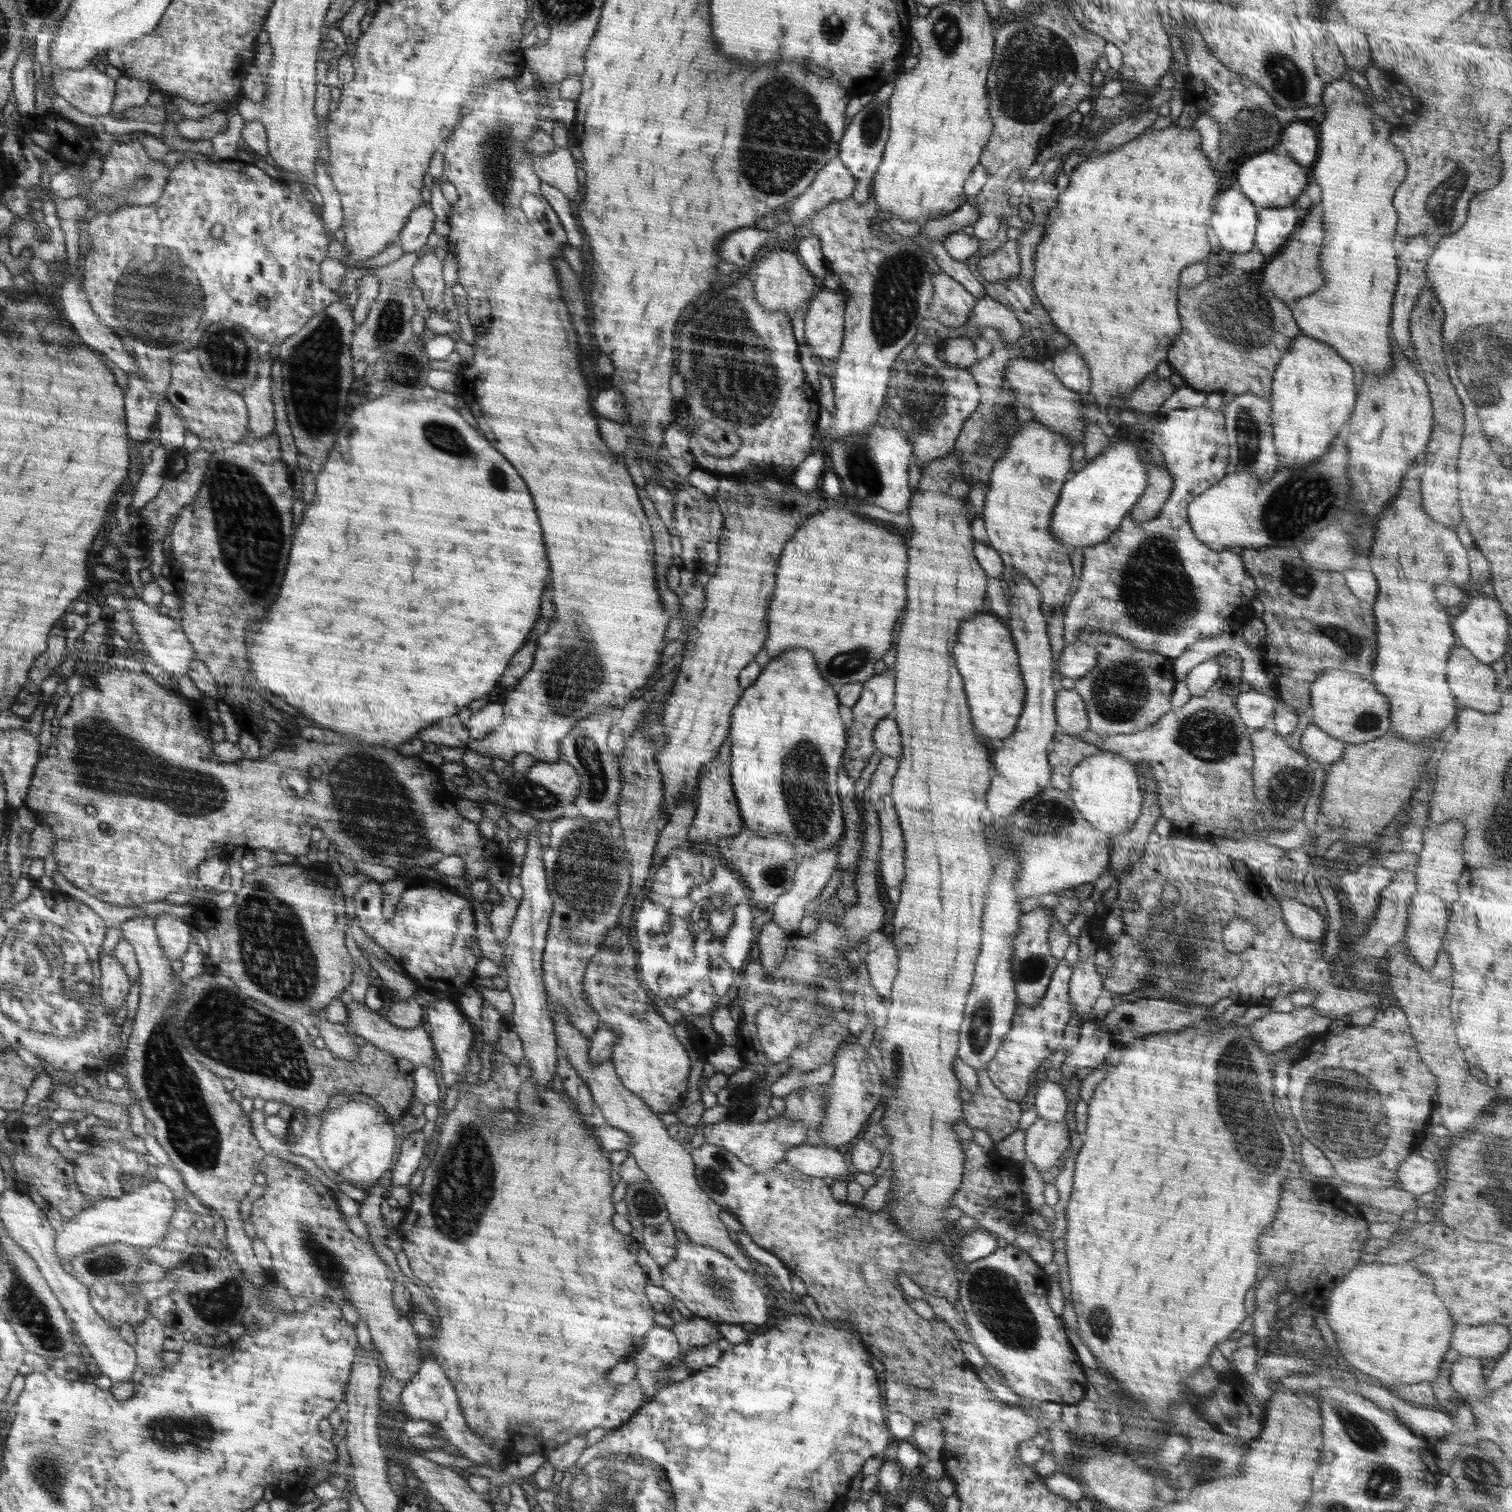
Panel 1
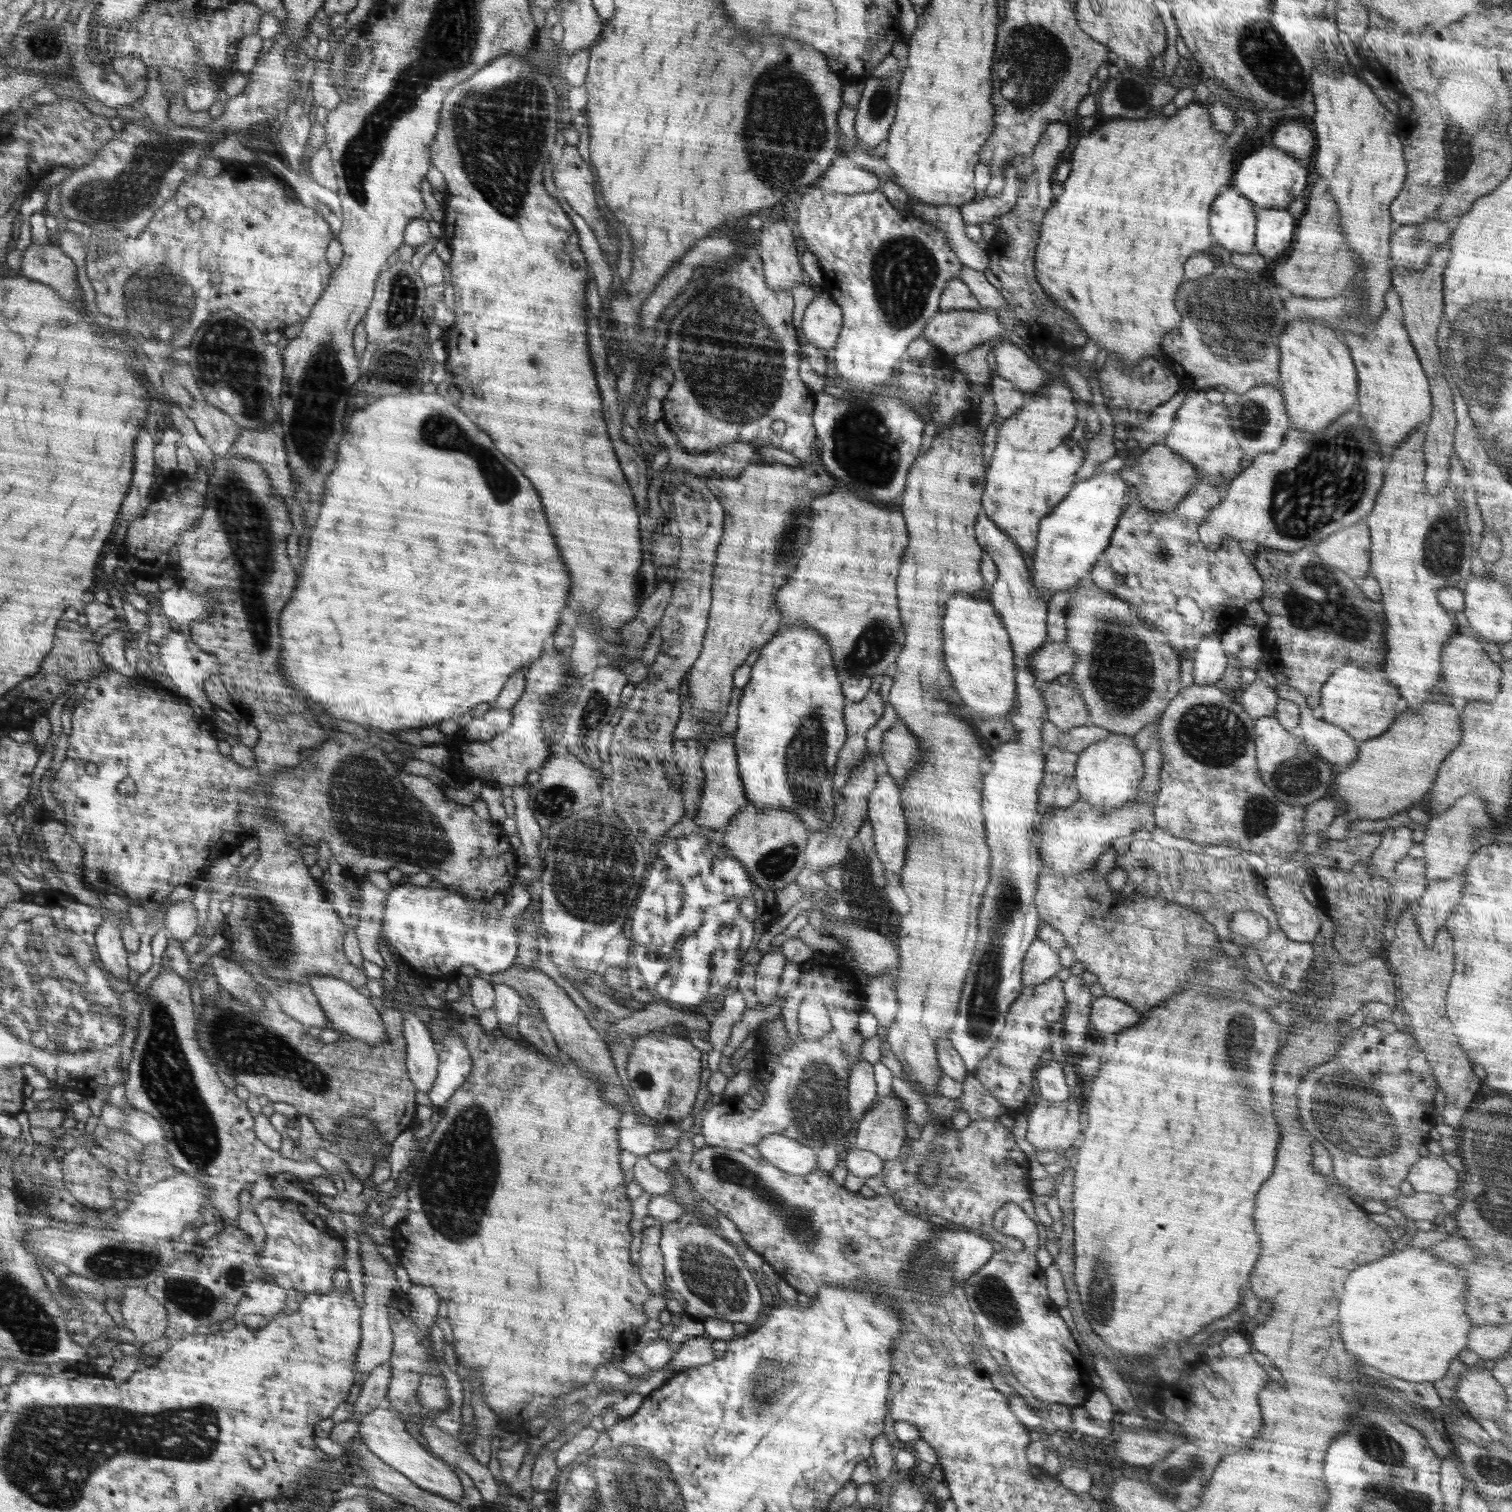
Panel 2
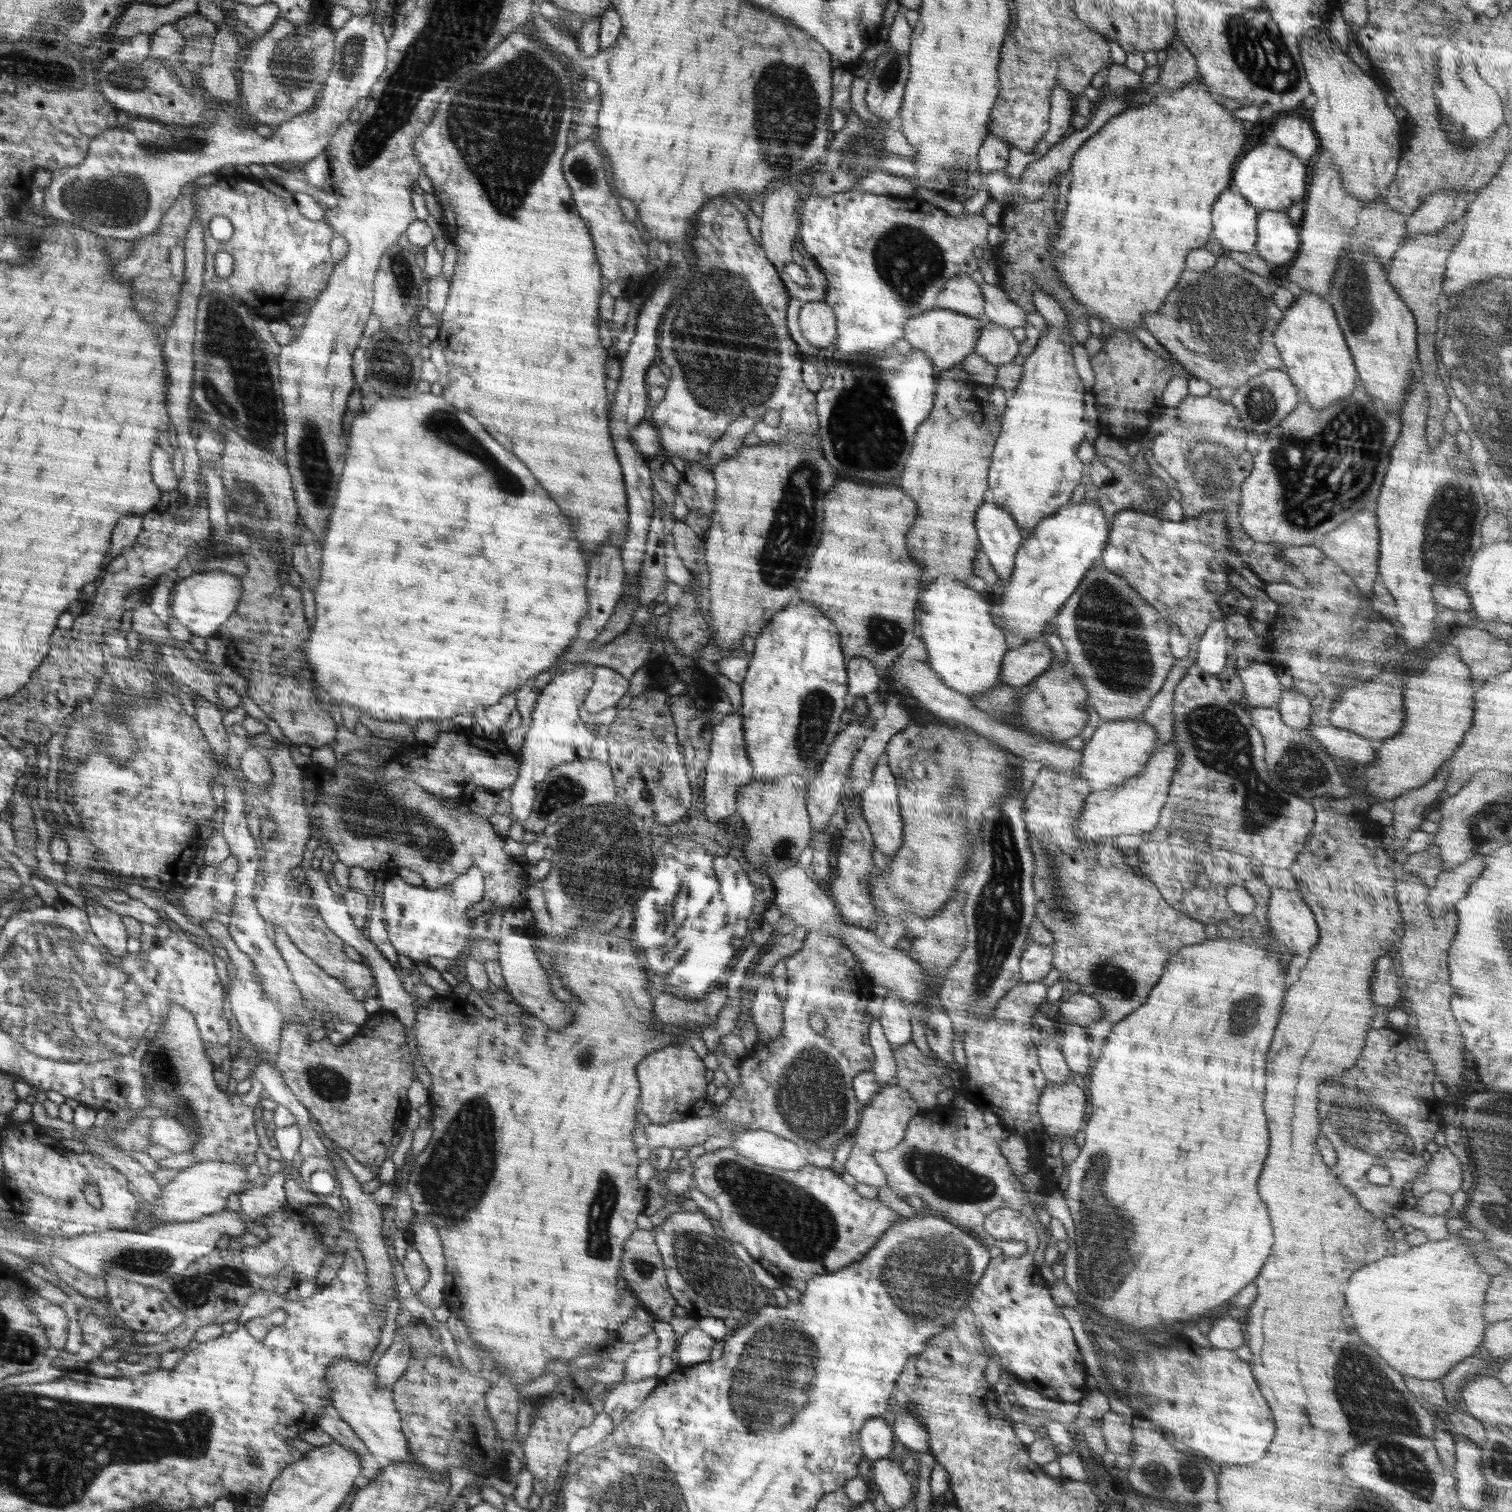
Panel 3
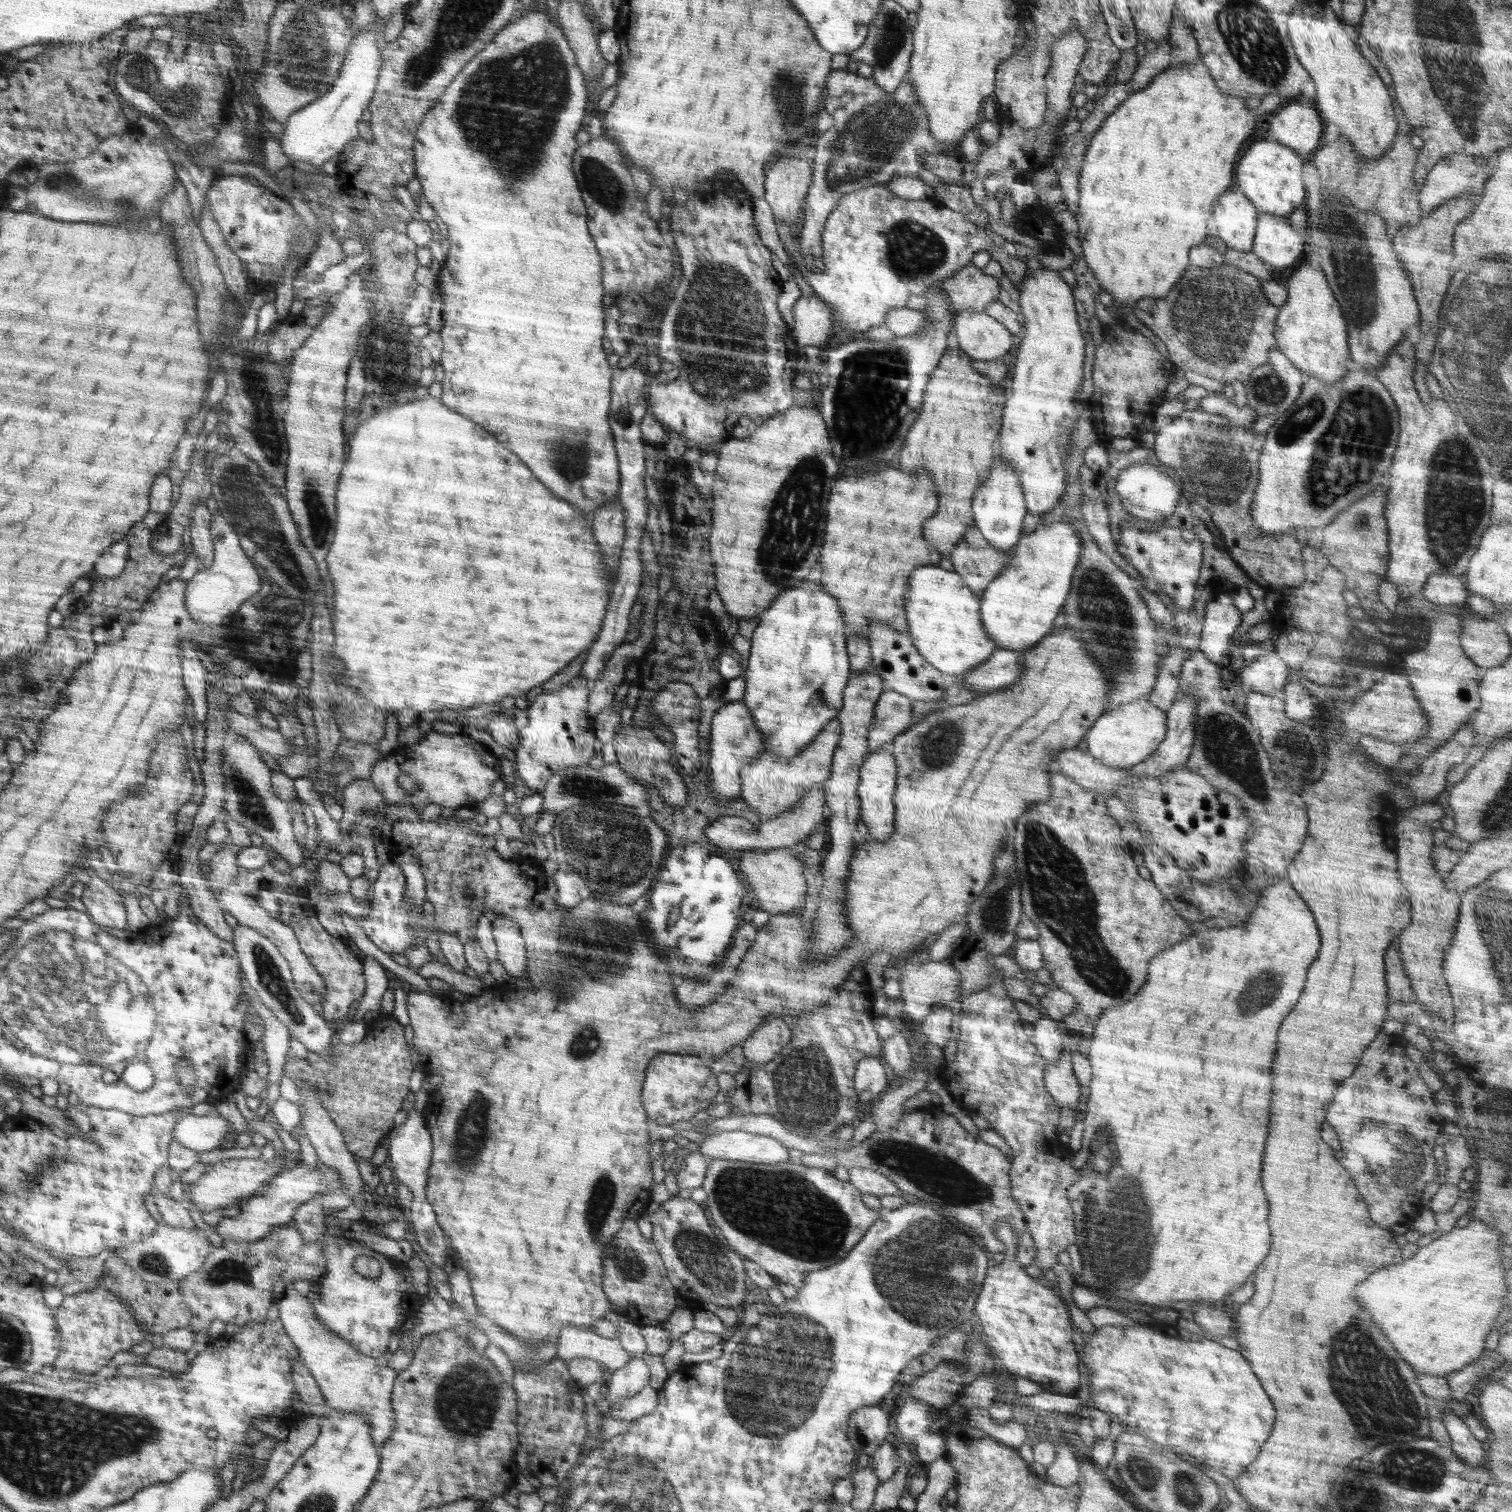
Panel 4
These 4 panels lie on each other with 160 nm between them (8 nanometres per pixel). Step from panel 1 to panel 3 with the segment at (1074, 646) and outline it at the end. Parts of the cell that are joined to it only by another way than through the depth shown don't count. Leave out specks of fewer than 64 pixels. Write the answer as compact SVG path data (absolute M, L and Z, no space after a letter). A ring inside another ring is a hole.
M1037 639L1009 650L1002 659L999 678L1002 684L1024 686L1042 674L1056 658L1044 640Z

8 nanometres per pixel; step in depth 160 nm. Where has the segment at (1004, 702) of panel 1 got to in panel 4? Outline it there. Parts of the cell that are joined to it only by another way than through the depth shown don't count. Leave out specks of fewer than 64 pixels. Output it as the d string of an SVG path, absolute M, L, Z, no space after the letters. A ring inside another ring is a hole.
M920 566L908 580L905 596L905 617L908 632L917 651L935 668L961 678L964 673L987 661L995 652L995 642L986 634L980 618L980 598L966 586L964 579L956 572L936 566Z

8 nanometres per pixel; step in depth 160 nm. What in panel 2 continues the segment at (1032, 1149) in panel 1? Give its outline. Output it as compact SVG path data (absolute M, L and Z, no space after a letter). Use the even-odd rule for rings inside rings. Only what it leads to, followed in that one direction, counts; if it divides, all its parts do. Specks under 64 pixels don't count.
M1068 1097L1057 1103L1038 1099L1027 1118L1026 1140L1040 1150L1054 1150L1060 1155L1081 1140L1085 1119L1080 1113L1083 1099Z

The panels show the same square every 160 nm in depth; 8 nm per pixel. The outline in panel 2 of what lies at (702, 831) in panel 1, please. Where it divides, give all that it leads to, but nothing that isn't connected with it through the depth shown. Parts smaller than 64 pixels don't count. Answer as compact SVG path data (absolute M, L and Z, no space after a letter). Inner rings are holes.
M717 733L706 744L706 750L702 757L705 783L702 790L699 811L693 819L698 826L707 826L710 829L722 830L726 828L734 814L745 809L745 806L749 802L739 775L734 739L730 736L721 736L720 733Z

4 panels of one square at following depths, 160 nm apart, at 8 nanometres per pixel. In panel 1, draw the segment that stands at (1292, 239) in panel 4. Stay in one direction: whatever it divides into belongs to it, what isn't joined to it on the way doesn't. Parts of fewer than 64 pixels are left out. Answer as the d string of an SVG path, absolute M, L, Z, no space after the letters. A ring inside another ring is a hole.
M1294 206L1262 210L1258 214L1256 246L1253 250L1270 256L1270 259L1279 254L1291 235L1297 231L1303 214Z

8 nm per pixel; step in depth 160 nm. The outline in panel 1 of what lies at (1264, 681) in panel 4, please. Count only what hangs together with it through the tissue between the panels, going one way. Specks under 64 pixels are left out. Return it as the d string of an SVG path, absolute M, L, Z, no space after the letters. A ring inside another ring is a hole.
M1251 688L1234 699L1236 710L1248 730L1252 732L1271 726L1276 702L1270 695Z

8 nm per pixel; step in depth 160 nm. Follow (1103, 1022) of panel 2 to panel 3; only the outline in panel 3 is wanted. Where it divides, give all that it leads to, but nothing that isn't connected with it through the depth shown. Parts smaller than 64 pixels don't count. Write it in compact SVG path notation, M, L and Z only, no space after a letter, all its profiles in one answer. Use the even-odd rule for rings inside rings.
M1075 993L1058 1006L1059 1019L1064 1023L1076 1023L1084 1027L1103 1017L1101 1004L1092 996Z

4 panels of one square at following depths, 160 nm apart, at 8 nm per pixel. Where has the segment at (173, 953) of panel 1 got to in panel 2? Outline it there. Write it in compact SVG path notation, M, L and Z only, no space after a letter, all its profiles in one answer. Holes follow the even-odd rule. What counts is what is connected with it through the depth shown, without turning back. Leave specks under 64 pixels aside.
M186 899L168 907L164 926L169 940L186 942L195 936L199 924L193 900Z

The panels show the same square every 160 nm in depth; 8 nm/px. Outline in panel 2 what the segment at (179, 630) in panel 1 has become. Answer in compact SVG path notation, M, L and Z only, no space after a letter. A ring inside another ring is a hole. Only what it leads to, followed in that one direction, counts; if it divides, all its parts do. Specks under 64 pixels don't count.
M169 632L160 647L160 671L164 672L175 684L175 688L180 695L184 696L189 706L198 715L206 715L211 718L215 714L213 705L209 702L204 690L204 681L211 676L217 676L221 664L219 660L209 652L204 652L192 639L179 632Z

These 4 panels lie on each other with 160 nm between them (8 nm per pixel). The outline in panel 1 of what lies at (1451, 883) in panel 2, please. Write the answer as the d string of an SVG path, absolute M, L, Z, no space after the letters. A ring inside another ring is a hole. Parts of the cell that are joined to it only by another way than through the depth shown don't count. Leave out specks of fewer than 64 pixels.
M1416 892L1408 906L1408 919L1404 950L1422 970L1430 970L1443 949L1449 922L1446 903L1437 894Z

